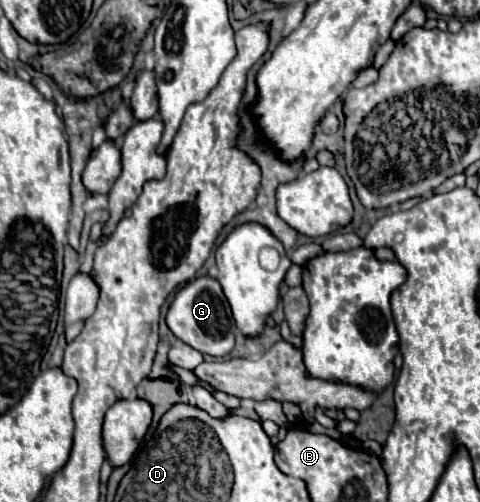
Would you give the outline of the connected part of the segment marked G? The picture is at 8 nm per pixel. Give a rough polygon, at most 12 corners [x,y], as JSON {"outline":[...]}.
{"outline":[[208,275],[174,295],[166,325],[206,355],[234,347],[236,327]]}

